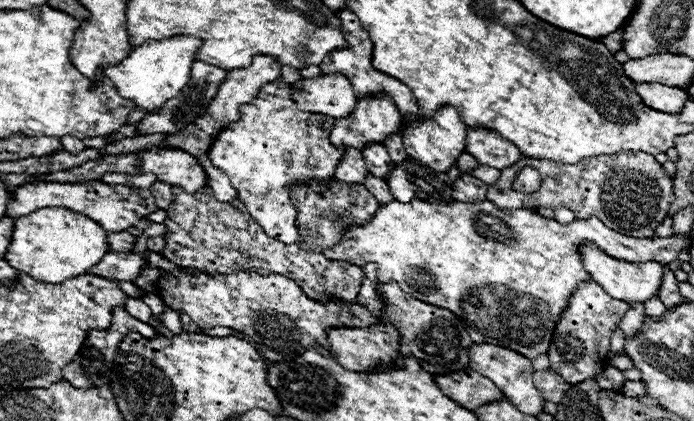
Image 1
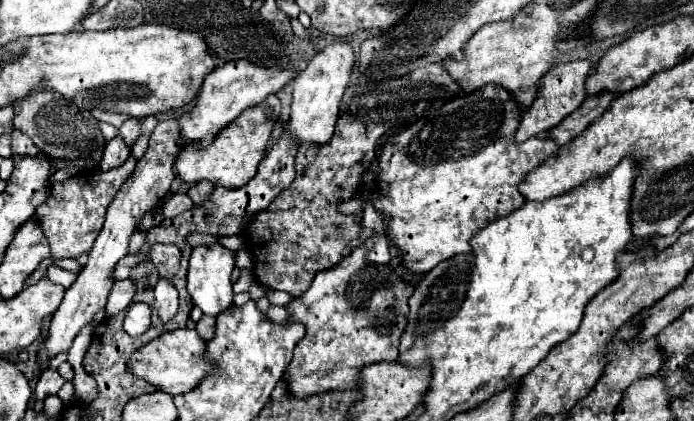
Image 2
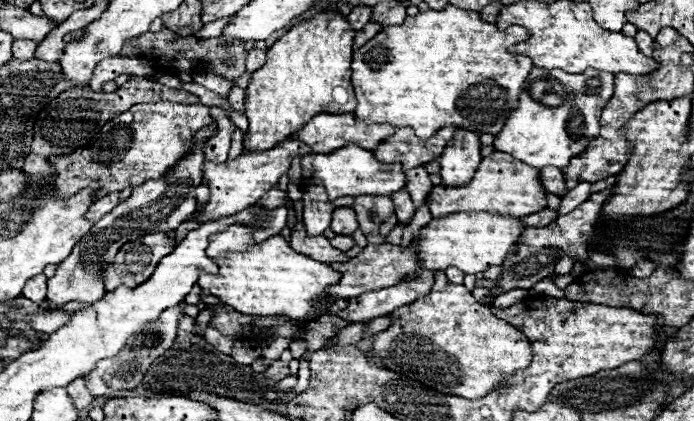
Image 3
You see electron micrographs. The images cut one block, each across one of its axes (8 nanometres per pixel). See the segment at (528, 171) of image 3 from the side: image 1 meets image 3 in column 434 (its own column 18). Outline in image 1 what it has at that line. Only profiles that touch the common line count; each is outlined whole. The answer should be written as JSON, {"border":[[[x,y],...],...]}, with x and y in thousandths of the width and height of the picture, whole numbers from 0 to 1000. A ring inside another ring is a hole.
{"border":[[[144,428],[133,432],[55,432],[55,437],[35,437],[20,447],[20,470],[9,485],[9,513],[26,518],[37,513],[58,494],[95,494],[104,504],[115,504],[130,523],[141,527],[153,551],[176,551],[193,537],[199,523],[210,518],[213,508],[225,504],[228,489],[222,466],[213,447],[193,447],[179,437],[150,437]]]}

